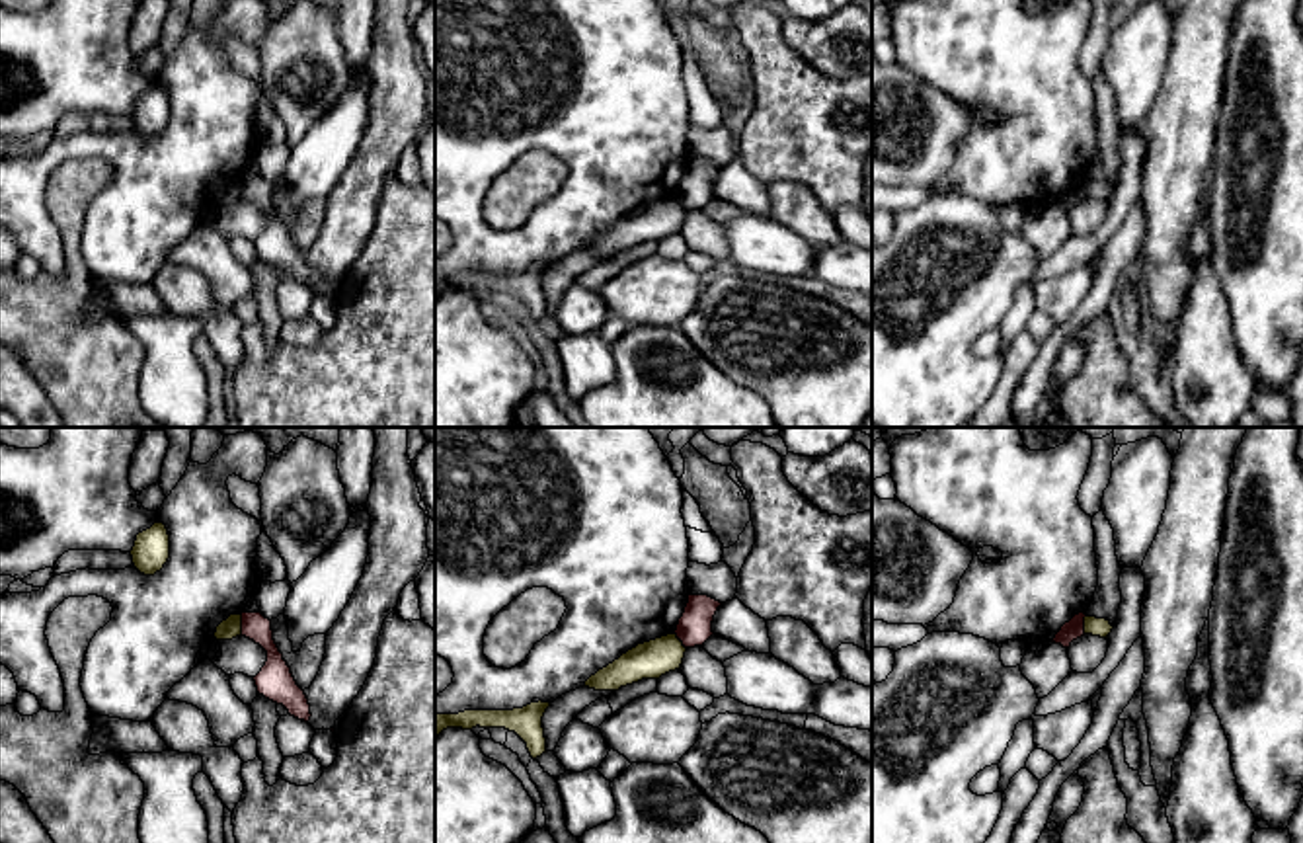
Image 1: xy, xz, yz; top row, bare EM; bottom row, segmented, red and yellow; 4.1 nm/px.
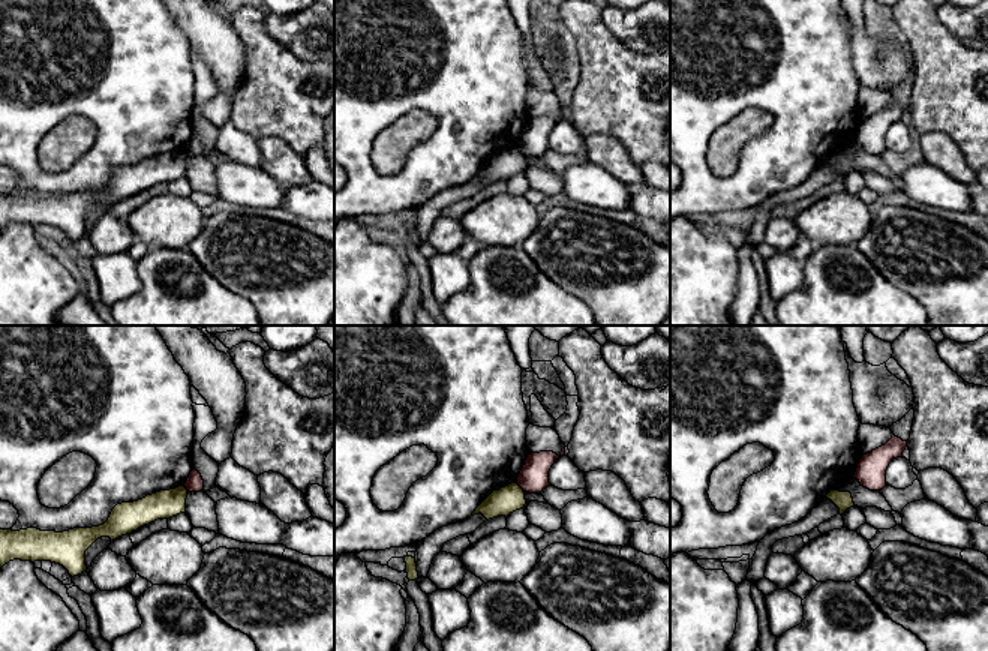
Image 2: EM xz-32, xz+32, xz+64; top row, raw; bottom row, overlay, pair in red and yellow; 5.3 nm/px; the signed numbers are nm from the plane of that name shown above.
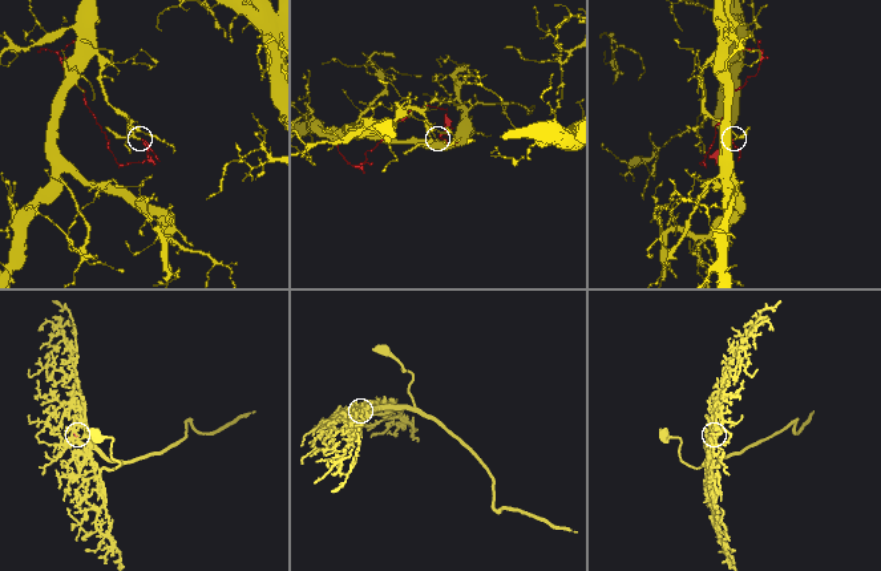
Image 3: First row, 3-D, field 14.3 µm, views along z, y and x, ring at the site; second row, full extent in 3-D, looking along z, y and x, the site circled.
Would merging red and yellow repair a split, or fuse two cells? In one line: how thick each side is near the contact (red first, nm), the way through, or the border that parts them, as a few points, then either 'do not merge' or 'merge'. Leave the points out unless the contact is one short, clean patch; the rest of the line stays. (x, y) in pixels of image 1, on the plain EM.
130 nm thick on the red side, 90 nm on the other; border along xy (240, 178), (242, 196); do not merge

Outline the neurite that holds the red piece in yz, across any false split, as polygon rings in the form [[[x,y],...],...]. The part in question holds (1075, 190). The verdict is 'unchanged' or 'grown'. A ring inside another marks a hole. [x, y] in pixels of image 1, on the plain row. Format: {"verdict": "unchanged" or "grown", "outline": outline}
{"verdict": "unchanged", "outline": [[[1085,176],[1075,178],[1069,185],[1061,189],[1051,205],[1069,211],[1073,203],[1085,199]]]}

